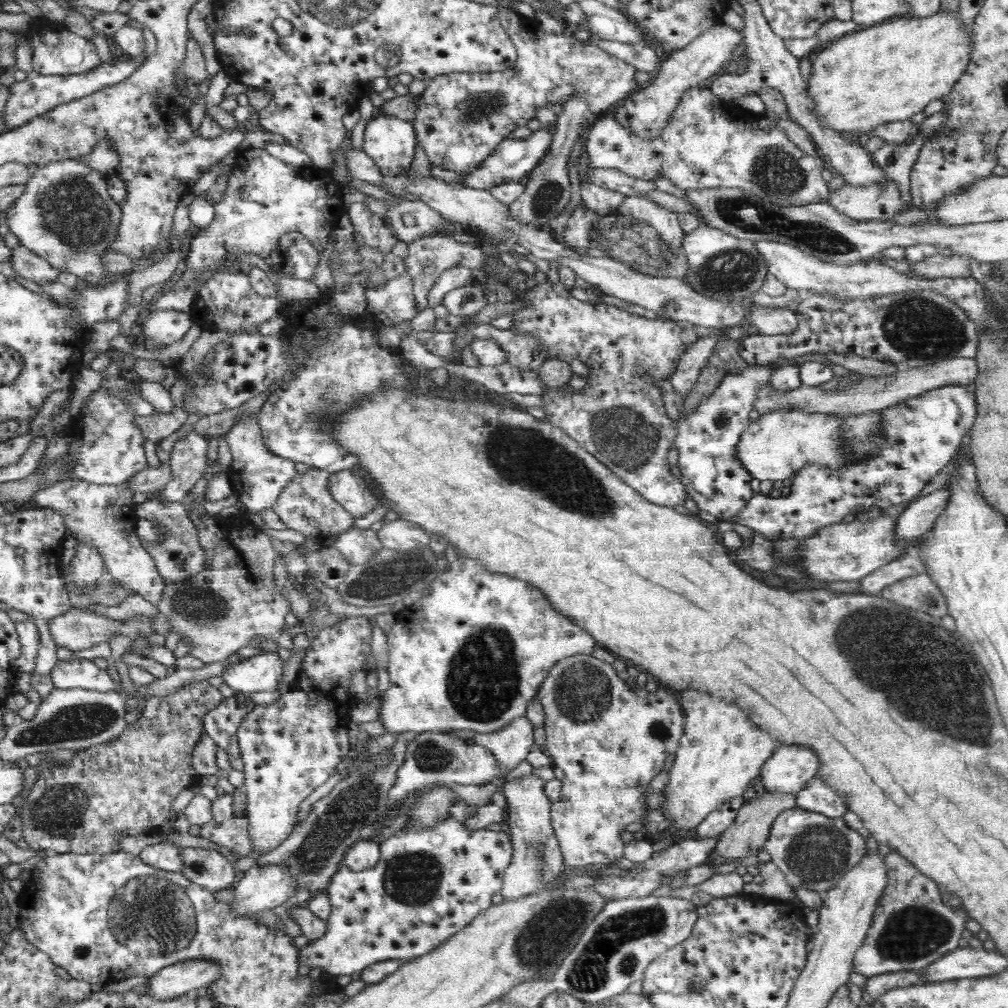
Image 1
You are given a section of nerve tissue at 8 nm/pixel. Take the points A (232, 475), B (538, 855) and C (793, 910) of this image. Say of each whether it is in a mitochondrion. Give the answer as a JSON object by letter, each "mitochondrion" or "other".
{"A":"other","B":"mitochondrion","C":"other"}

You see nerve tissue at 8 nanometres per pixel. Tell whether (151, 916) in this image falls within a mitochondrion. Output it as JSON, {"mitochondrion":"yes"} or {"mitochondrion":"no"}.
{"mitochondrion":"yes"}

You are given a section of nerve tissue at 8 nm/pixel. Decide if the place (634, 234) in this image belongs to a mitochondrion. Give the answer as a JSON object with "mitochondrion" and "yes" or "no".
{"mitochondrion":"yes"}

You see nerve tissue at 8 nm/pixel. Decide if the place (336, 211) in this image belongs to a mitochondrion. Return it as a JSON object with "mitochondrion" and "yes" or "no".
{"mitochondrion":"no"}

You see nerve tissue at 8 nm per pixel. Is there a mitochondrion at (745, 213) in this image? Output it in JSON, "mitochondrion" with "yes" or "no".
{"mitochondrion":"yes"}

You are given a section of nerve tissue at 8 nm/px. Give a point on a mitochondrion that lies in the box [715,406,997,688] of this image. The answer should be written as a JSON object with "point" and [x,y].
{"point":[846,447]}

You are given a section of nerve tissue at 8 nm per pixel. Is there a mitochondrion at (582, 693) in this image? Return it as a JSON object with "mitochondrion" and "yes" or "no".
{"mitochondrion":"yes"}

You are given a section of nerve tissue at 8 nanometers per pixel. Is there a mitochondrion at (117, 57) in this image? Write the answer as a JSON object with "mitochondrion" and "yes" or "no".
{"mitochondrion":"no"}

